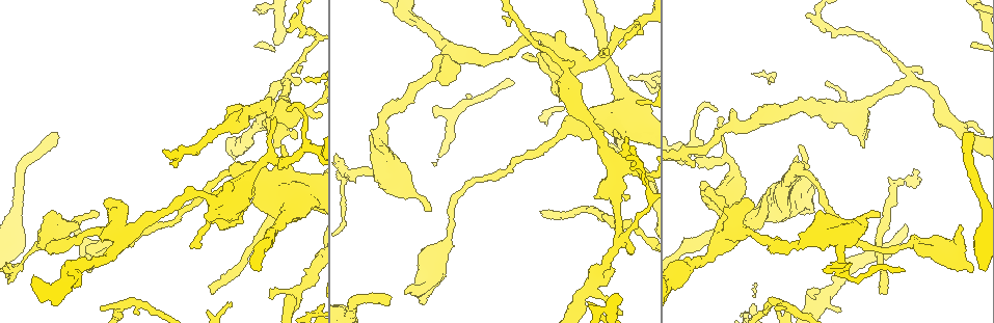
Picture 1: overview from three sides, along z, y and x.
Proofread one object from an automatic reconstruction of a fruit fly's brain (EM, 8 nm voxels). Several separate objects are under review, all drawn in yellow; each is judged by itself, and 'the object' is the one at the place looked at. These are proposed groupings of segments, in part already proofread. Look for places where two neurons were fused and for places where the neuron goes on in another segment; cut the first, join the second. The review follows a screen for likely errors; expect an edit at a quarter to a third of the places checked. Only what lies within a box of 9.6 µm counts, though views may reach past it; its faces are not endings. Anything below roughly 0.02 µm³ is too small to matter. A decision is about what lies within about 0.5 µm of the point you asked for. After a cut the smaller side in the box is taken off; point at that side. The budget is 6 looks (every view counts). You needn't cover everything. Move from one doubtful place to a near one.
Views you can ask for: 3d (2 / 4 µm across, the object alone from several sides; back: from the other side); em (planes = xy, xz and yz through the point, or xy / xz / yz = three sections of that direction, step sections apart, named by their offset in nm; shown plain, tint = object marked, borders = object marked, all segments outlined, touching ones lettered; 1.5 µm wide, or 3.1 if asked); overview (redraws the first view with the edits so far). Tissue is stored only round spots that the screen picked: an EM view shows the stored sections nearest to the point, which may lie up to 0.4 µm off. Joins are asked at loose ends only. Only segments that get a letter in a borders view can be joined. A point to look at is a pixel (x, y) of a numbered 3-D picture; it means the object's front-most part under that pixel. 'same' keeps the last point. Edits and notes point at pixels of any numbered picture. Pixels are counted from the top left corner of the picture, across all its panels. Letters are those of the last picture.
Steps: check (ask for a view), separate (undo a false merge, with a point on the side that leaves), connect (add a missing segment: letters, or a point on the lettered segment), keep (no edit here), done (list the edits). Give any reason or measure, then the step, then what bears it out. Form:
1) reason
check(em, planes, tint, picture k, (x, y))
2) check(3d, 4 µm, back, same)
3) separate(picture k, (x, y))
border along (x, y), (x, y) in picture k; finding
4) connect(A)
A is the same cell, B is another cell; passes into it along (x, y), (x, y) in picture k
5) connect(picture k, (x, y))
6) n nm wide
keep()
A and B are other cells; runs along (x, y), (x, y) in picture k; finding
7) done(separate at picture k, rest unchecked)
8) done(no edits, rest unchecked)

branch stops here
check(em, planes, tint, picture 1, (586, 301))

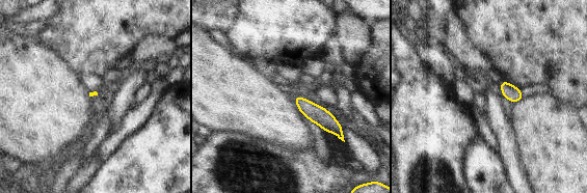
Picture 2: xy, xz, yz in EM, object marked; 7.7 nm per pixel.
see the neighbours
check(em, planes, borders, same)

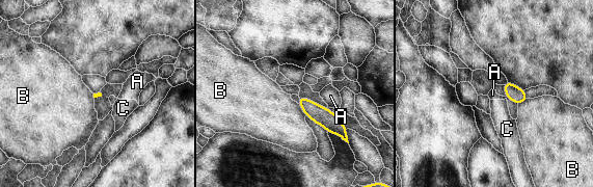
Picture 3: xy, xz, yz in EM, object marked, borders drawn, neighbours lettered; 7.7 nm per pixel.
B touches over 120 nm
keep()
A, B and C are other cells; runs along (300, 100), (342, 131) in picture 3; no lettered segment goes on from it

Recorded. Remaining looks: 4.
long arm stops here
check(em, xz, step 4, borders, picture 1, (55, 135))

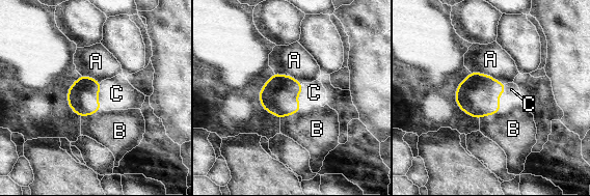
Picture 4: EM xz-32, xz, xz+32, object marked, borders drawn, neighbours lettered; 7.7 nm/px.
check(em, planes, borders, same)

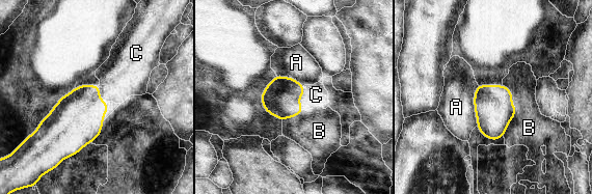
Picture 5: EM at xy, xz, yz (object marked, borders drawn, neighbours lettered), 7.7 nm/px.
B touches over 400 nm
connect(C)
C is the same cell, A and B are other cells; passes into it along (280, 98), (300, 95), (316, 94) in picture 5; the neuron continues

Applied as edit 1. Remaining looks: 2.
check(em, planes, plain, picture 1, (424, 303))

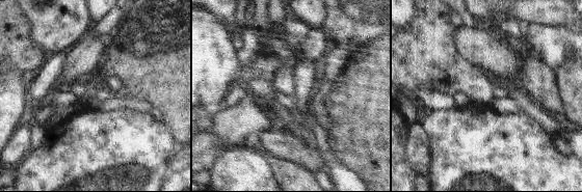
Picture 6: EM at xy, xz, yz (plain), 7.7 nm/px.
check(em, planes, borders, same)

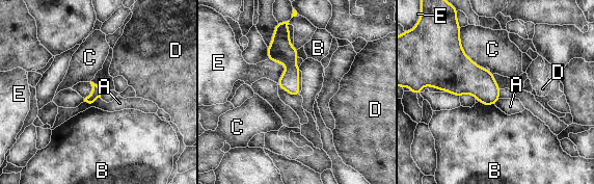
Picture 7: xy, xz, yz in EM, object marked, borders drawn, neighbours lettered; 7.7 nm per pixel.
keep()
A, B, C, D and E are other cells; runs along (286, 31), (285, 53), (297, 93) in picture 7; none of them fits

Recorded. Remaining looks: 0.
done(connect at picture 5, rest unchecked)

